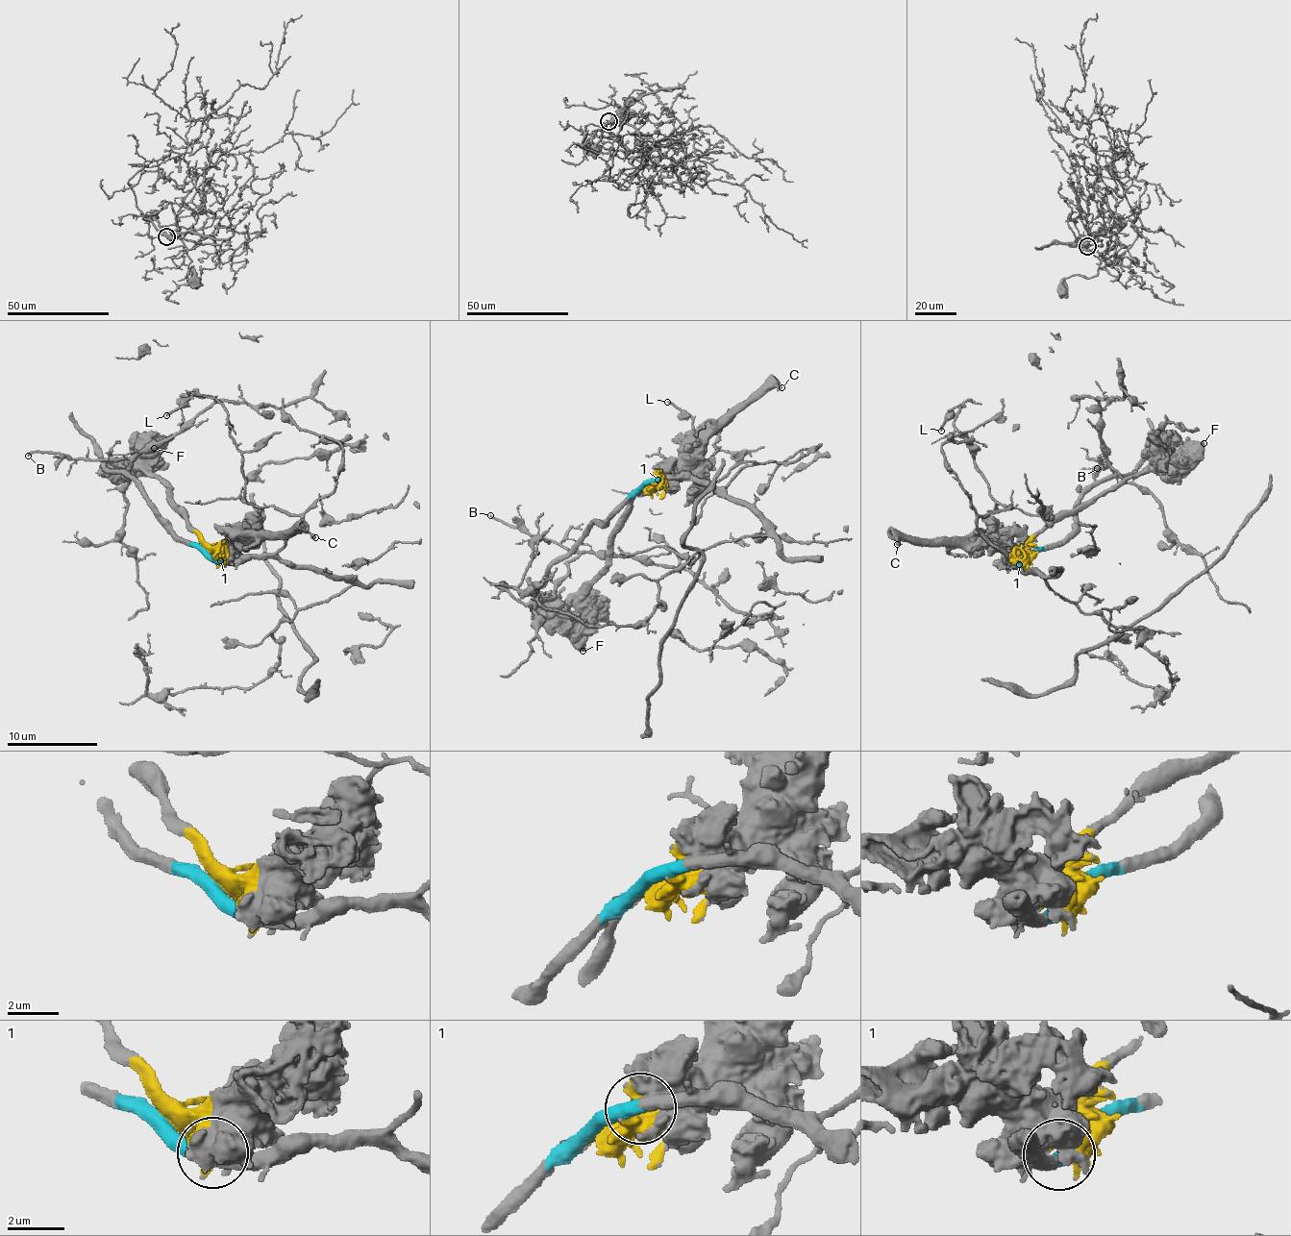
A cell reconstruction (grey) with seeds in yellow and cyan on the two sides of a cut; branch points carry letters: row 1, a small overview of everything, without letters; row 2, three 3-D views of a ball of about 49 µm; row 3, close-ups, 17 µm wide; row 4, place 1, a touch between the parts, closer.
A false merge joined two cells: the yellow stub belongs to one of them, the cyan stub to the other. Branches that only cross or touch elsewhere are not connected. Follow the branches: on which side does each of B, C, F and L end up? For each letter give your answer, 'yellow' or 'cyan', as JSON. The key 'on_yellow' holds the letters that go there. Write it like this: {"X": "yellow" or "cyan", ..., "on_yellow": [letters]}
{"B": "cyan", "C": "yellow", "F": "yellow", "L": "cyan", "on_yellow": ["C", "F"]}

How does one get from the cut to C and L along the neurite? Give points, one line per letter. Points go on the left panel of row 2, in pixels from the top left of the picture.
C: (206, 551), (231, 549), (302, 531), (315, 538)
L: (206, 551), (221, 561), (278, 553), (301, 517), (247, 501), (241, 452), (213, 399), (194, 394), (166, 415)

